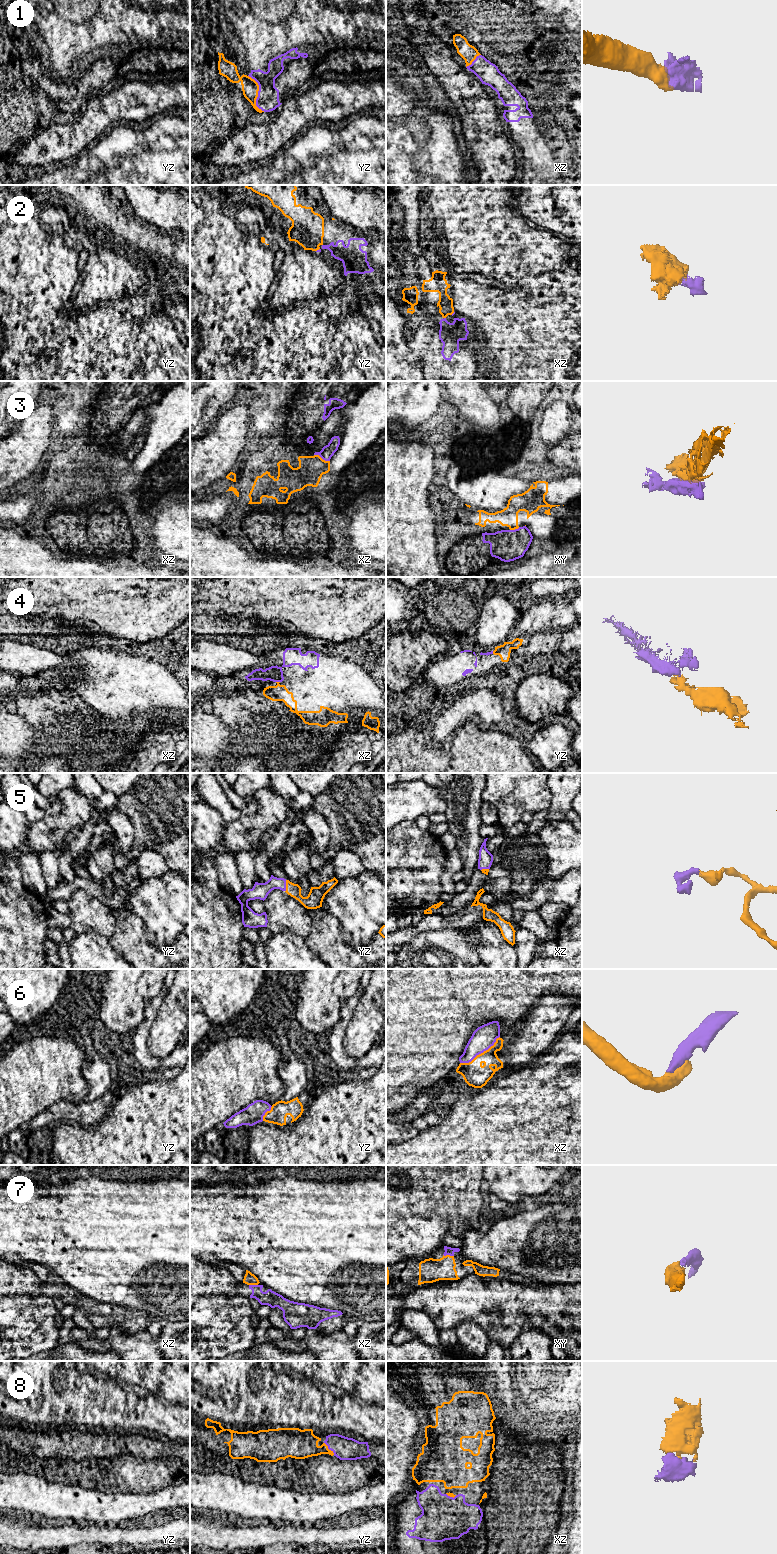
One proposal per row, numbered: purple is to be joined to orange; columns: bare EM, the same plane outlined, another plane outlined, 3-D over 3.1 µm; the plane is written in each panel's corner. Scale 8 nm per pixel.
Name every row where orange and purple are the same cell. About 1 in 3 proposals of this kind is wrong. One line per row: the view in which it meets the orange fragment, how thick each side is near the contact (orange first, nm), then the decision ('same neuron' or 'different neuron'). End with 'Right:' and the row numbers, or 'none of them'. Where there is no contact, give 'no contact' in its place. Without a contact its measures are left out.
1: yz | 140/180 nm | same neuron
2: yz | 260/20 nm | same neuron
3: xz | 200/100 nm | different neuron
4: xz | 130/140 nm | same neuron
5: yz | 130/130 nm | same neuron
6: xz | 190/180 nm | same neuron
7: xy | 190/70 nm | same neuron
8: yz | 240/190 nm | same neuron
Right: 1, 2, 4, 5, 6, 7, 8

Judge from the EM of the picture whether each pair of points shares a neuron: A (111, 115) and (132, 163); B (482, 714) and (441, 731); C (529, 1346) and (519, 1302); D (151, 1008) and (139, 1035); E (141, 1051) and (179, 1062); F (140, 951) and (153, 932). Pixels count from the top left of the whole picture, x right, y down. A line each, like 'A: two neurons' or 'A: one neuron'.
A: two neurons
B: one neuron
C: two neurons
D: one neuron
E: one neuron
F: two neurons

